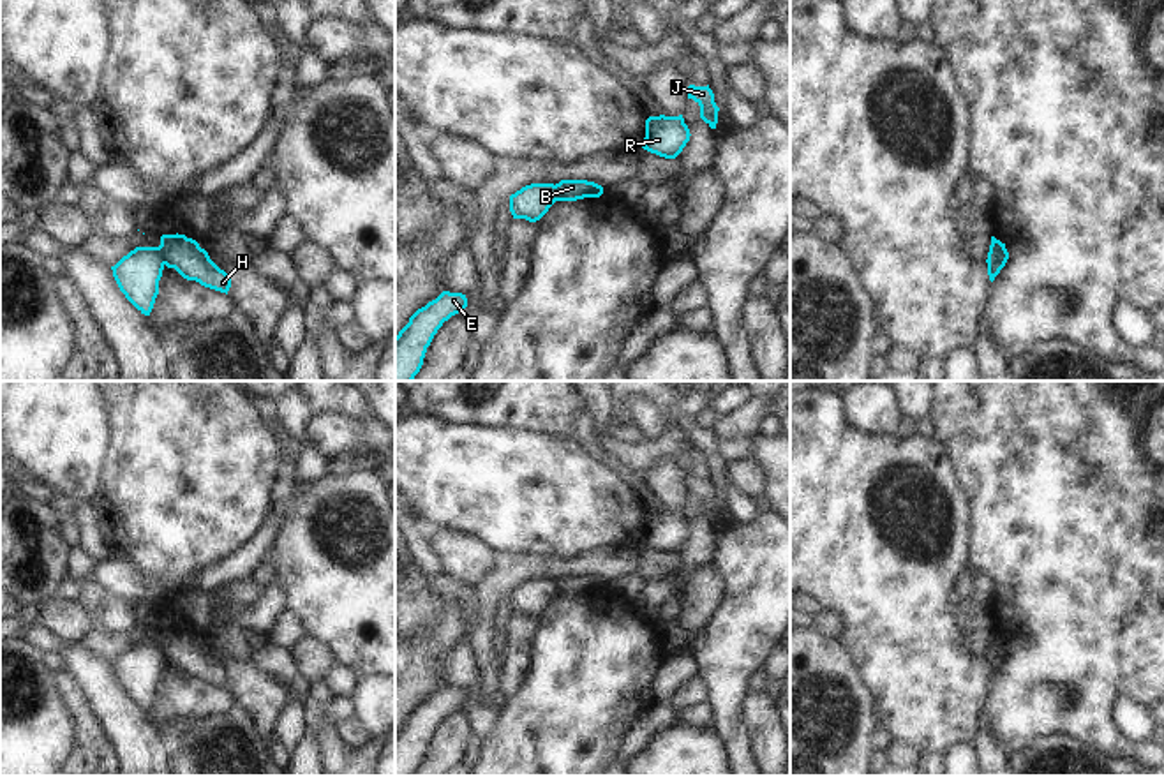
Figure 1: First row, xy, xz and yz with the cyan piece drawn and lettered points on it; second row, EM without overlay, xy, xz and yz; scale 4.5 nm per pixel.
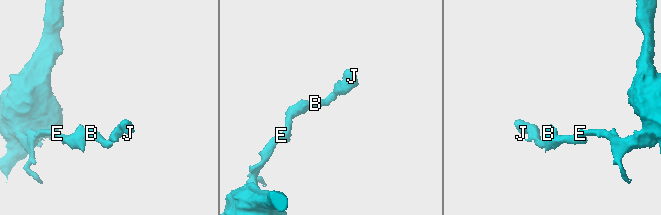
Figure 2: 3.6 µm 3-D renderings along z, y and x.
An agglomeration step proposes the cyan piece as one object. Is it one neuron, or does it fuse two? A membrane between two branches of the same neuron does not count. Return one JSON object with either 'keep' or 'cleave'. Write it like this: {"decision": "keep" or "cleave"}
{"decision": "cleave"}

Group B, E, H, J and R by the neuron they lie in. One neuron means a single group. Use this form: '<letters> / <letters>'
B H J R / E

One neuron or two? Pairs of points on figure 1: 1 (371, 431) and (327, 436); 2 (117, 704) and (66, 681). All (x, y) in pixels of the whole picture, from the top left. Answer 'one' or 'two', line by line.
1: one
2: two

